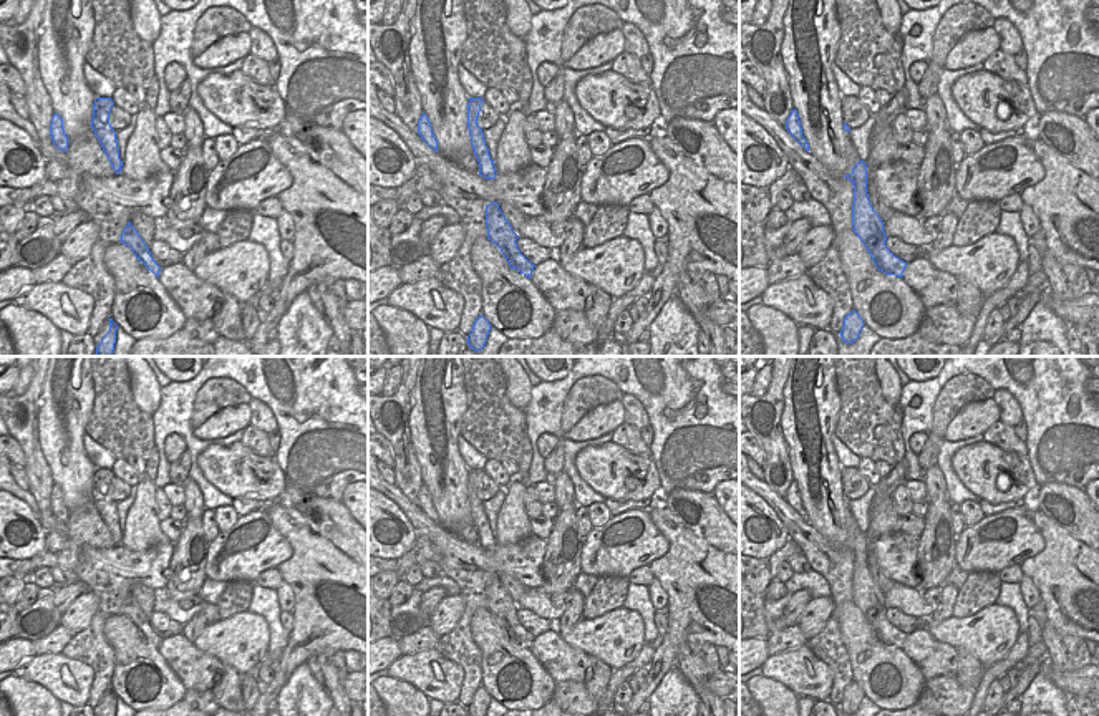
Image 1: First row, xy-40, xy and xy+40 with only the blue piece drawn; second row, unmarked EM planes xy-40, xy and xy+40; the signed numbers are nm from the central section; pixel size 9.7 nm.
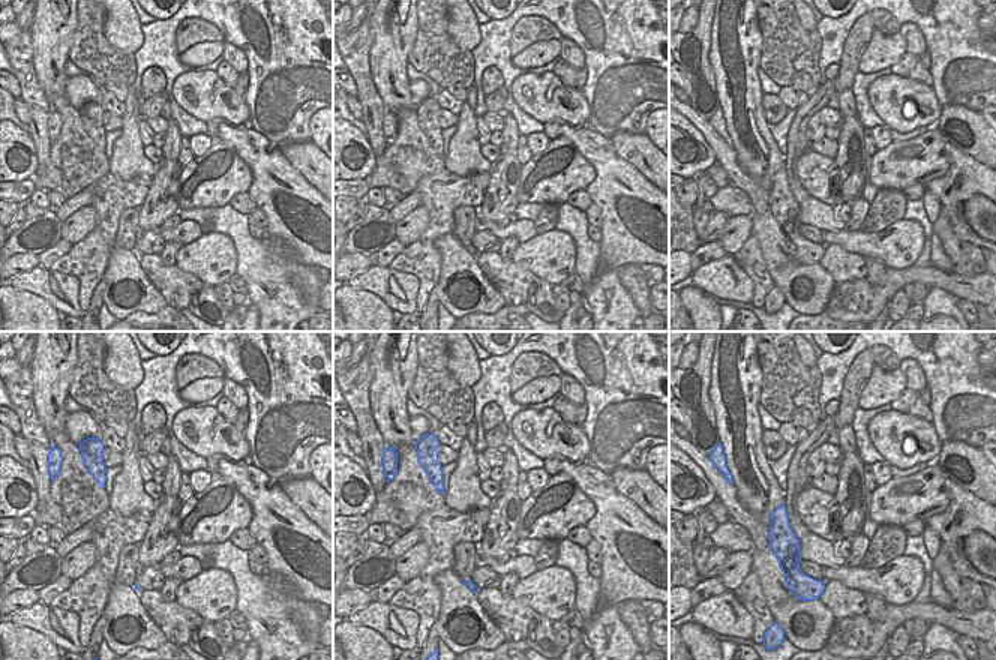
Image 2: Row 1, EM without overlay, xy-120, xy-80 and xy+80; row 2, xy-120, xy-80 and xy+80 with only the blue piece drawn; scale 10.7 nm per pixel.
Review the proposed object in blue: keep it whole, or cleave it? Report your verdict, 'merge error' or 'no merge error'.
merge error

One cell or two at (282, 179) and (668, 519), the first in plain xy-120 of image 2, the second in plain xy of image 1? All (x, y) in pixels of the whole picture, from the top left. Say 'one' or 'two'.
one

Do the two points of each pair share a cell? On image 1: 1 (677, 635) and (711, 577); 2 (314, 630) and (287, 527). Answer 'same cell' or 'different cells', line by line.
1: same cell
2: same cell

